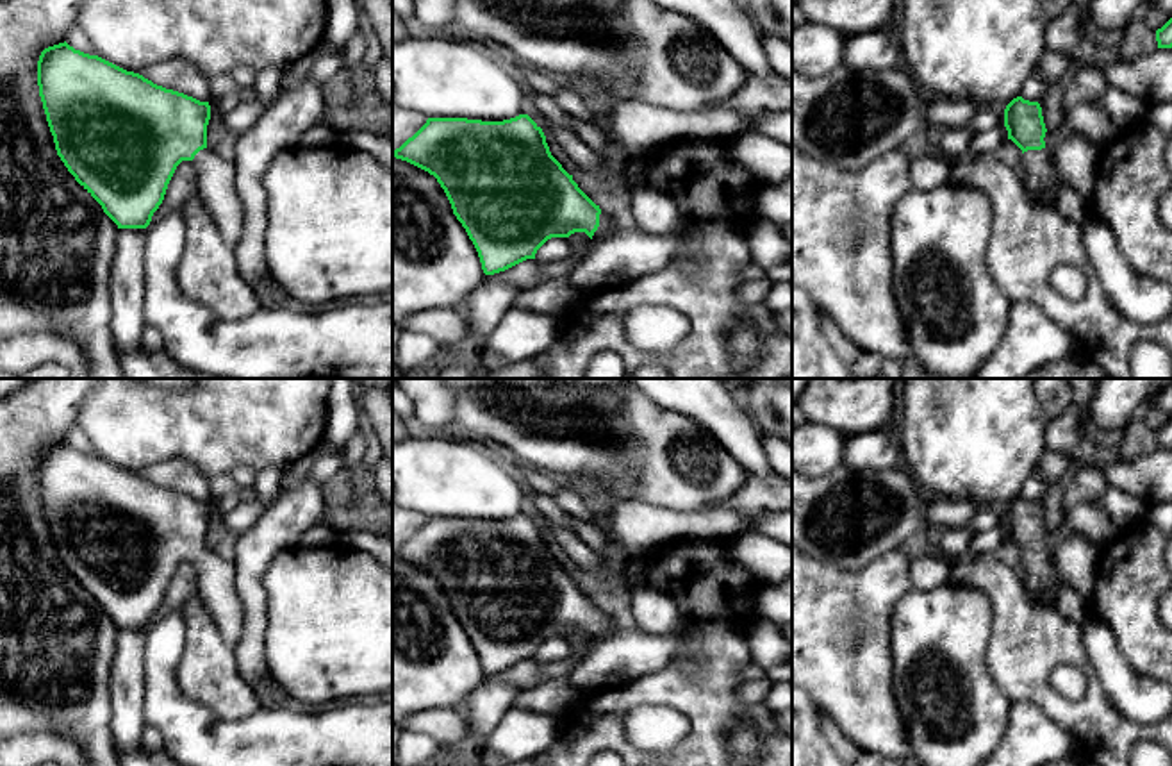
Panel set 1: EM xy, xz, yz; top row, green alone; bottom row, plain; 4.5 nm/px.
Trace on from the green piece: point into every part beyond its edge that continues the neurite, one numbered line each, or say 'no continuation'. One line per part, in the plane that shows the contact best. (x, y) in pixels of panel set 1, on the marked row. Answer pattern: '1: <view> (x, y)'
1: xz (605, 220)

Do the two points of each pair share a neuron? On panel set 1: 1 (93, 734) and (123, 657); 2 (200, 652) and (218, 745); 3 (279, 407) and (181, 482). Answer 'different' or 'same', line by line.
1: different
2: different
3: different

